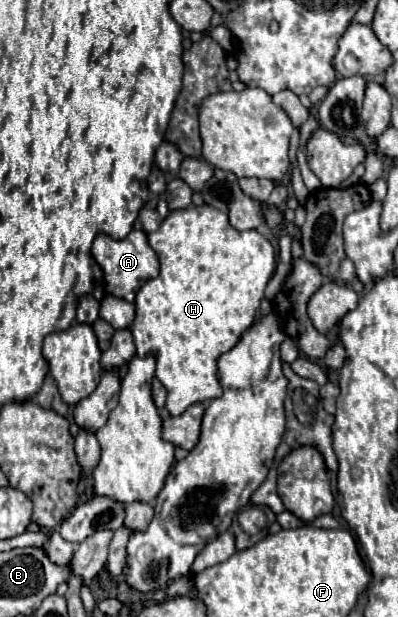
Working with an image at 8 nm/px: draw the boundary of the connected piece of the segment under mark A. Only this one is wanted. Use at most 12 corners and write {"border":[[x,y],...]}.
{"border":[[142,230],[98,234],[92,254],[106,292],[134,300],[160,264]]}

